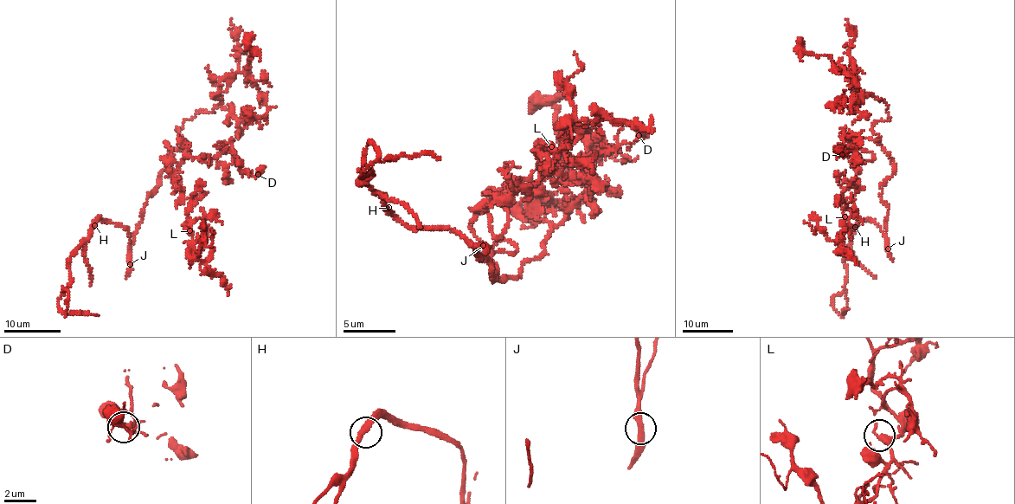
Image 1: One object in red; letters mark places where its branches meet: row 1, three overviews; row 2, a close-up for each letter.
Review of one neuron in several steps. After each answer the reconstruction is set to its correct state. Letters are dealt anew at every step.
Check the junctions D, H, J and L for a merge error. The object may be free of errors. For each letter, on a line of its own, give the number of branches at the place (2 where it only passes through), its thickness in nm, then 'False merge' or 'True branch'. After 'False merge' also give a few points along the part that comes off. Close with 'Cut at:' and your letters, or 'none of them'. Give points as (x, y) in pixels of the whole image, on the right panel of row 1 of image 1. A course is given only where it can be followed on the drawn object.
D: Branches: 2. Thickness 360 nm. True branch
H: Branches: 2. Thickness 300 nm. True branch
J: Branches: 2. Thickness 300 nm. True branch
L: Branches: 2. Thickness 320 nm. True branch
Cut at: none of them

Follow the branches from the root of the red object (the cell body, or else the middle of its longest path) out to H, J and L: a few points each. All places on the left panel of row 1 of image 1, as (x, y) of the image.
H: (160, 176), (157, 189), (148, 197), (141, 222), (131, 246), (125, 229), (99, 219), (94, 225)
J: (160, 176), (158, 185), (148, 197), (143, 209), (141, 222), (131, 244), (130, 264)
L: (160, 176), (170, 151), (165, 142), (170, 170), (178, 168), (173, 162), (170, 176), (192, 200), (189, 230)

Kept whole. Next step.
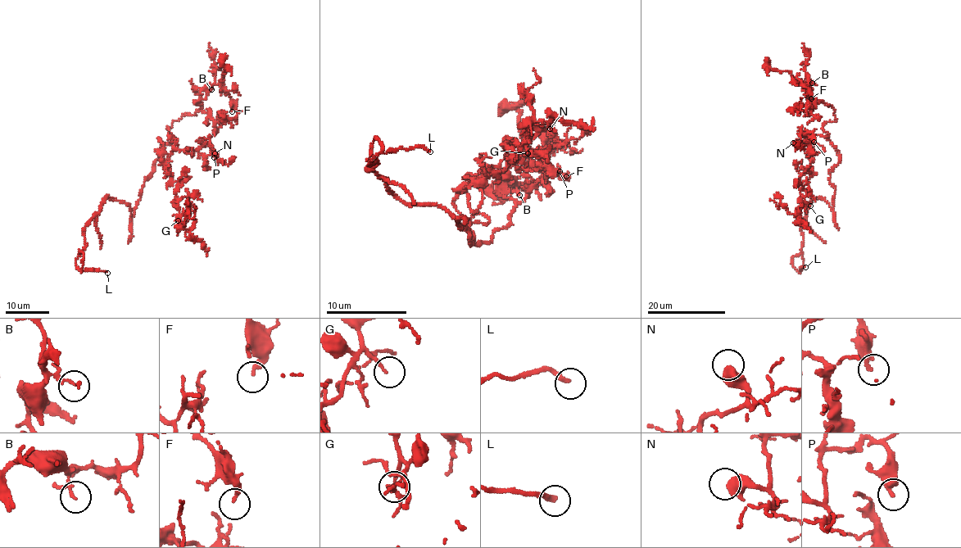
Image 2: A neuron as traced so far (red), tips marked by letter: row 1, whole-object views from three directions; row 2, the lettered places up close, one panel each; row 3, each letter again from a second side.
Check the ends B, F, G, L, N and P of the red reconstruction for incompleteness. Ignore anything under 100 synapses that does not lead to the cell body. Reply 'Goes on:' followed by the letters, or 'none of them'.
Goes on: L

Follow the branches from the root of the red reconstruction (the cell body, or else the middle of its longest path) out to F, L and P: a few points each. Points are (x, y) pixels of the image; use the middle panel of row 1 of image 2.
F: (470, 242), (469, 227), (489, 220), (477, 214), (476, 246), (510, 221), (500, 181), (566, 176)
L: (470, 242), (459, 219), (438, 205), (403, 202), (389, 180), (368, 169), (380, 153), (430, 151)
P: (470, 242), (468, 221), (455, 201), (464, 192), (468, 206), (478, 208), (482, 175), (491, 167), (559, 171)

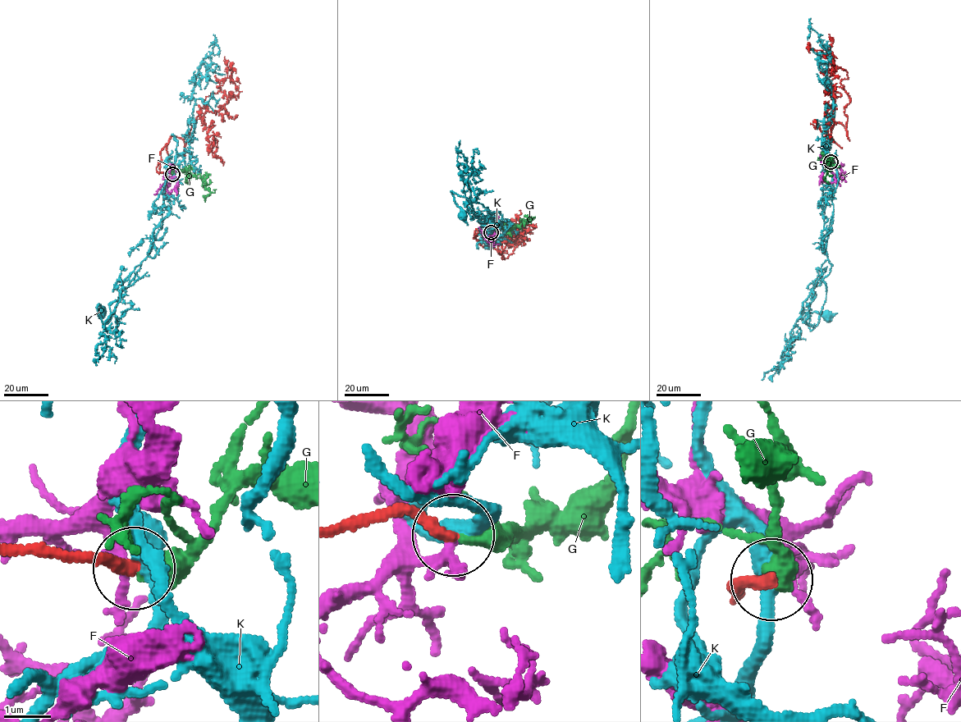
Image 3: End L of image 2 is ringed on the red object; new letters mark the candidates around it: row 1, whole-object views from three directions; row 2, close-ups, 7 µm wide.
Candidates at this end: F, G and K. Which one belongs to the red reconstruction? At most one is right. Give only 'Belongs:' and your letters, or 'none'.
Belongs: G

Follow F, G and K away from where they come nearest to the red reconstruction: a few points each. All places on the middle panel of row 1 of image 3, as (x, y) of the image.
F: (491, 233), (484, 238), (492, 242), (490, 236), (494, 233), (493, 222), (497, 224)
G: (491, 232), (500, 224), (507, 230), (524, 221), (528, 215), (528, 218)
K: (491, 232), (496, 226), (492, 218), (473, 215), (467, 198), (452, 192), (463, 215)

